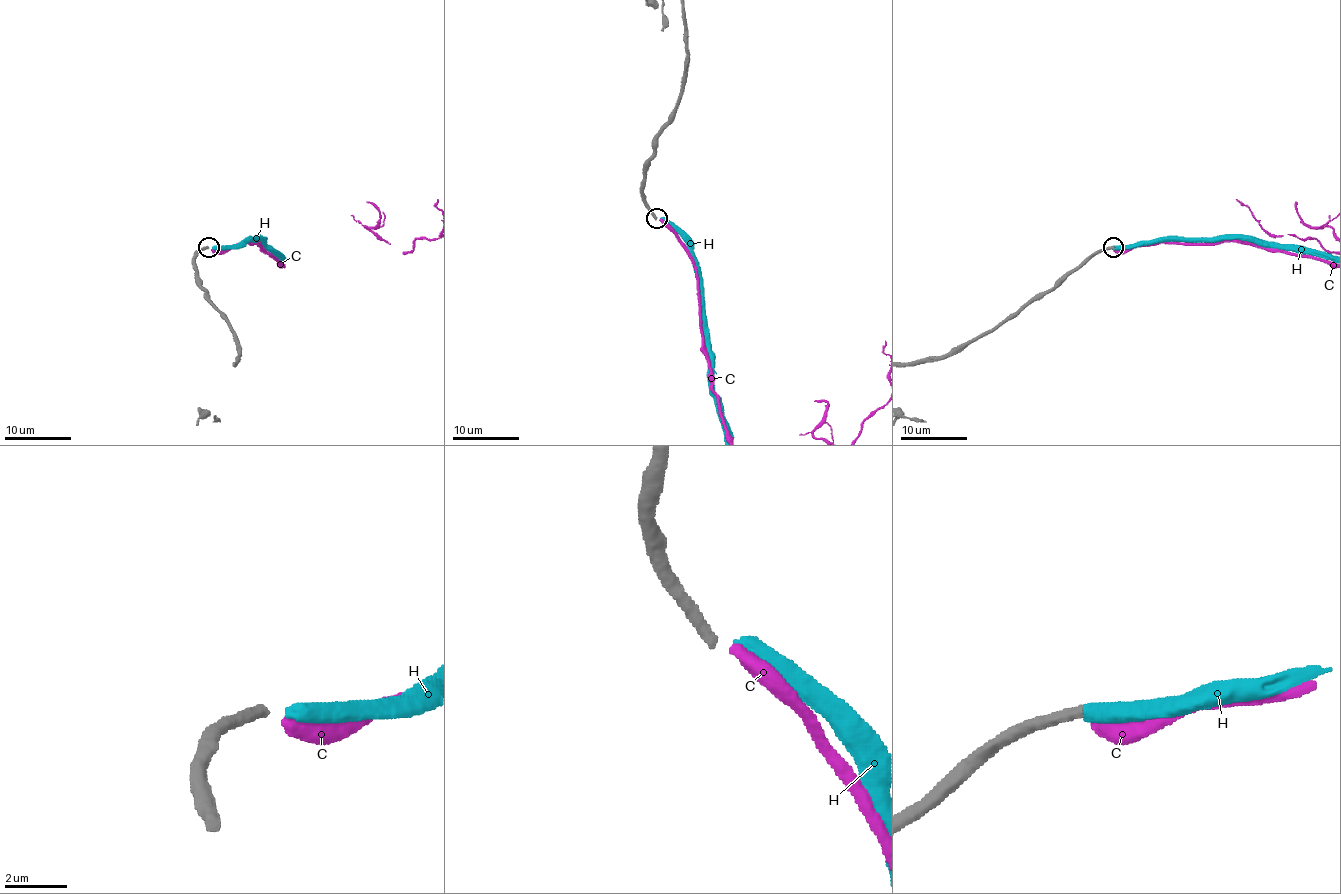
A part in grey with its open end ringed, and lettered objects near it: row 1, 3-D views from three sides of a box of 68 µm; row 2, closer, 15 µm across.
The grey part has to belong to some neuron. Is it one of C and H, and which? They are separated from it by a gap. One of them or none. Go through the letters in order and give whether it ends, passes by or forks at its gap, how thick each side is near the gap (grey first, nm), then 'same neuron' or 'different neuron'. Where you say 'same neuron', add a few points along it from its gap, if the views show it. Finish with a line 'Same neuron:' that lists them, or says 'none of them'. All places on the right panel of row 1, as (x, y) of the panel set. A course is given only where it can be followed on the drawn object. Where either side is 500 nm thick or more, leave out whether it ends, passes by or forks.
C: it ends there; 360 nm thick on the grey side, 440 nm on the other; same neuron
H: it ends there; 360 nm thick on the grey side, 480 nm on the other; different neuron
Same neuron: C

